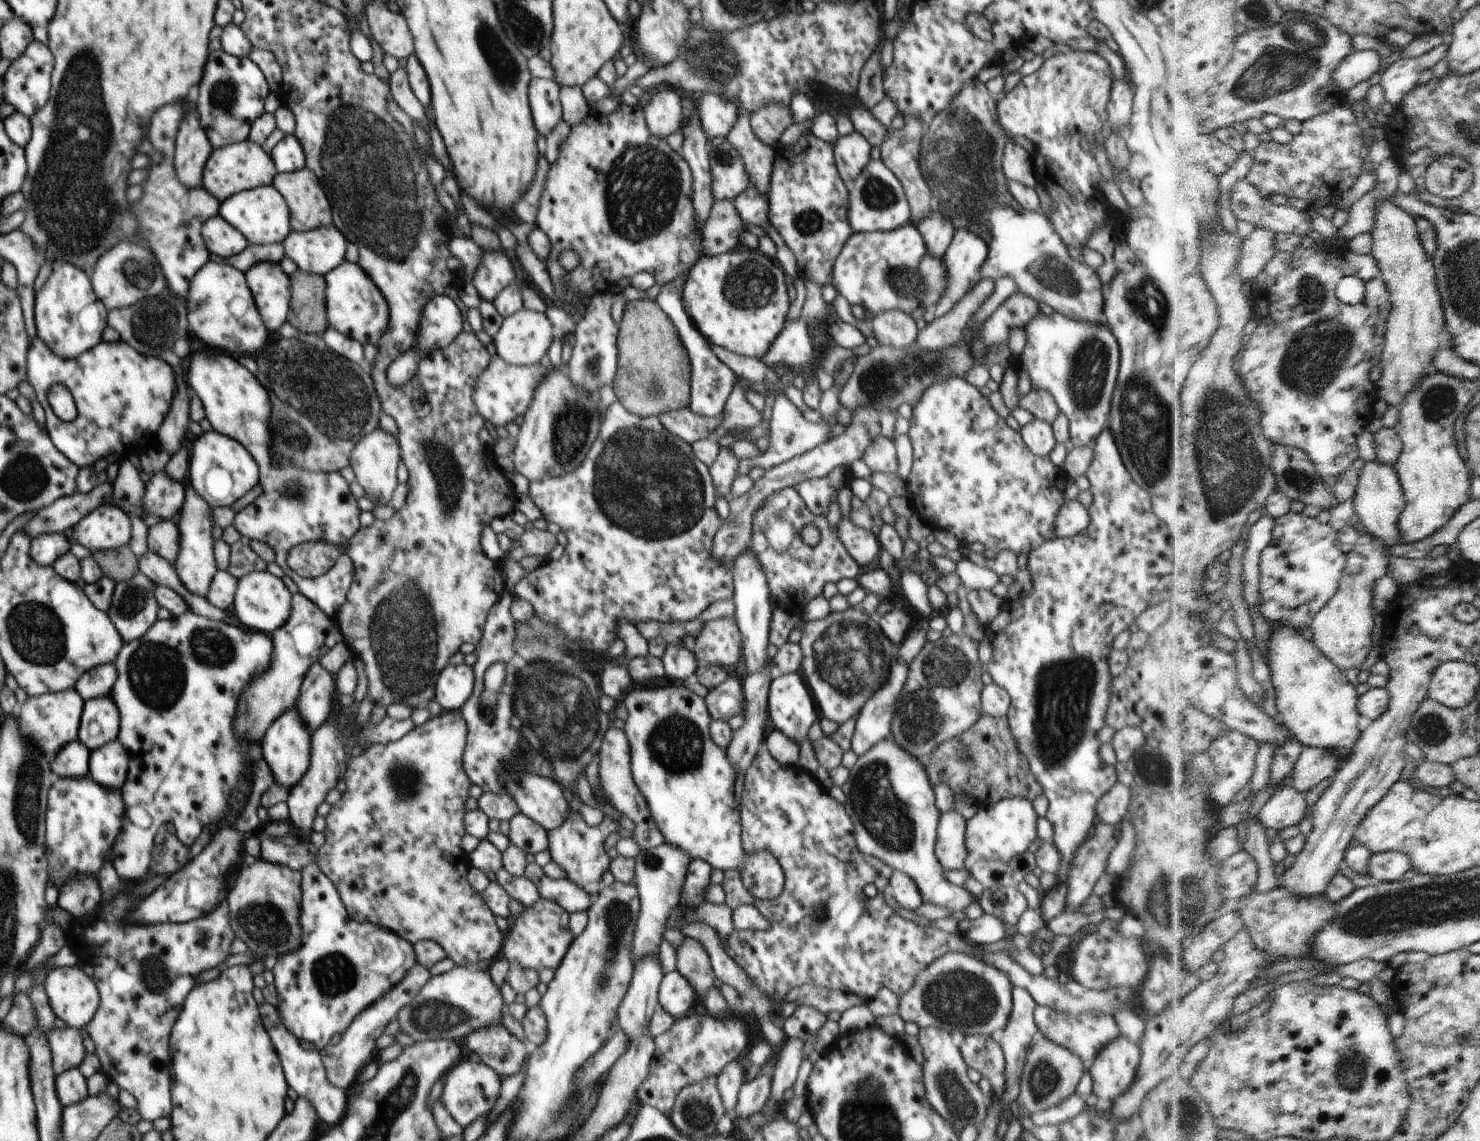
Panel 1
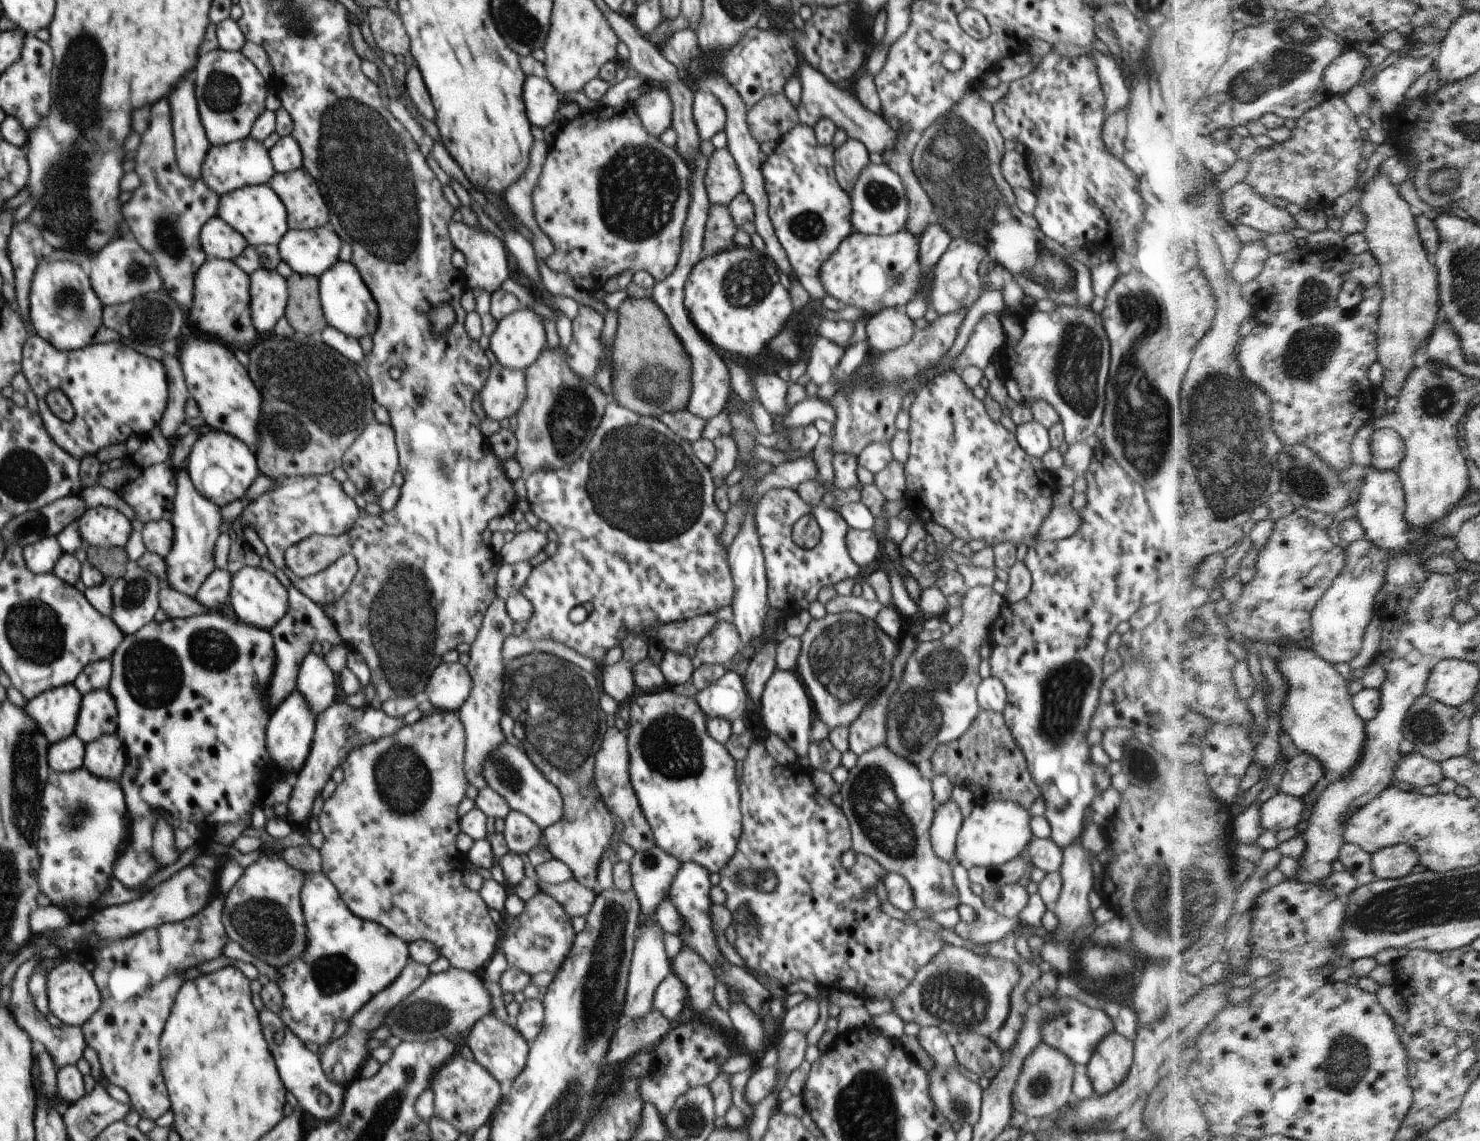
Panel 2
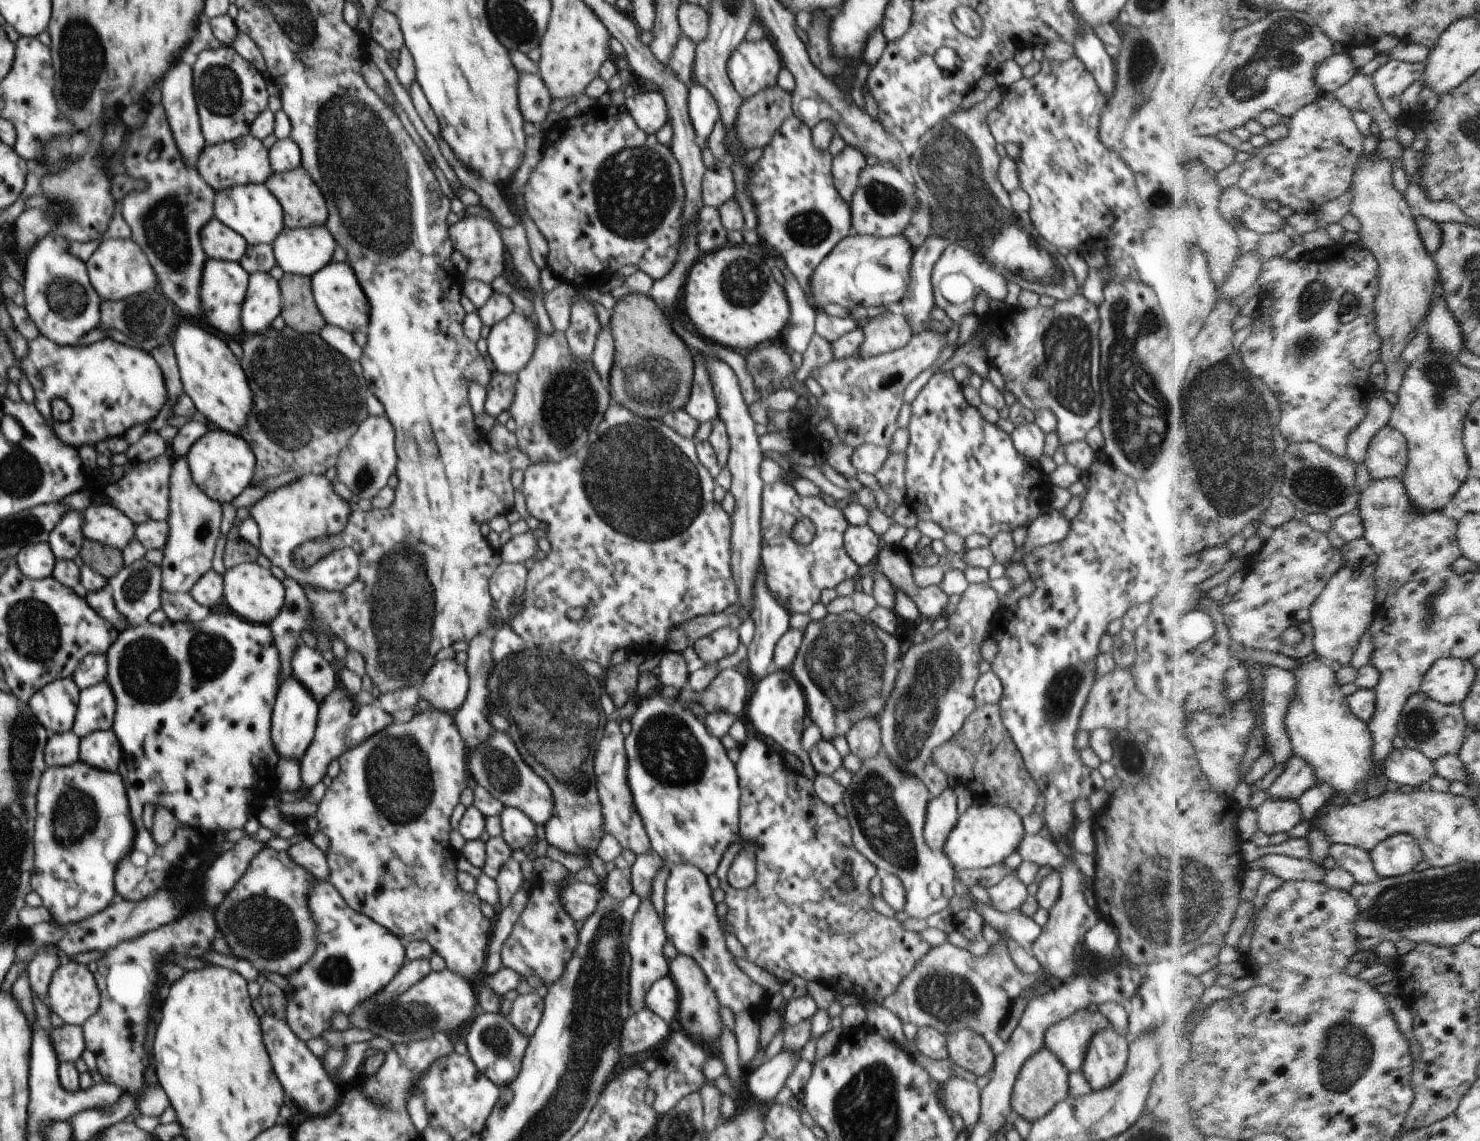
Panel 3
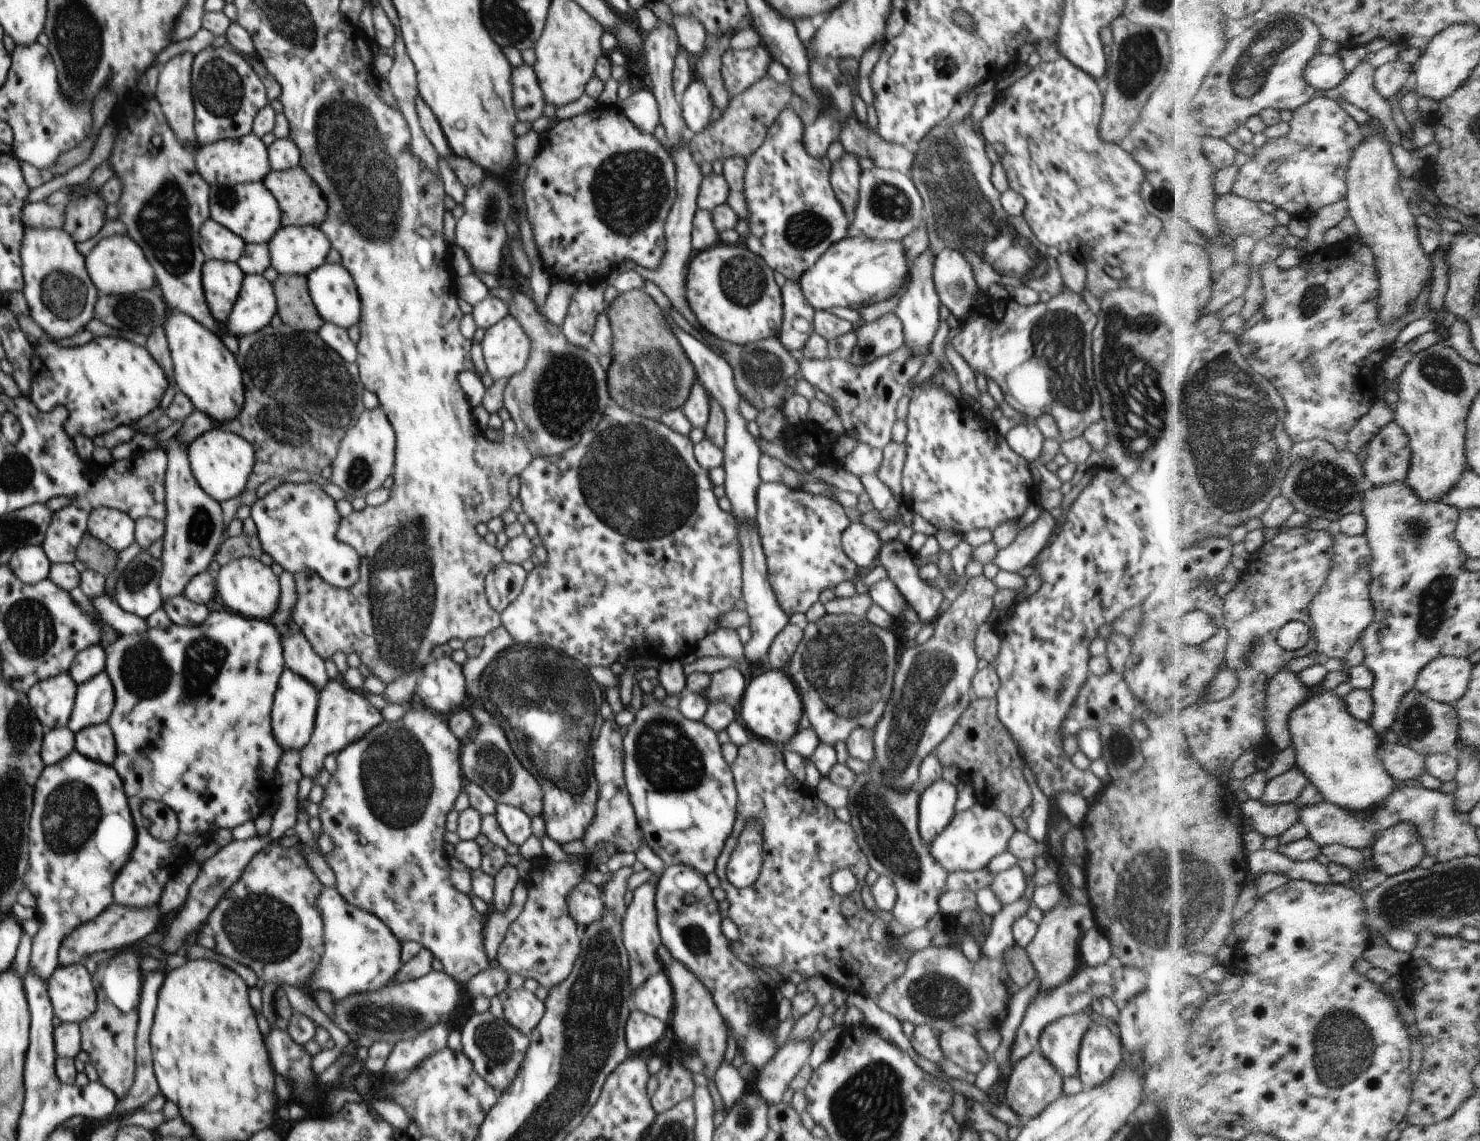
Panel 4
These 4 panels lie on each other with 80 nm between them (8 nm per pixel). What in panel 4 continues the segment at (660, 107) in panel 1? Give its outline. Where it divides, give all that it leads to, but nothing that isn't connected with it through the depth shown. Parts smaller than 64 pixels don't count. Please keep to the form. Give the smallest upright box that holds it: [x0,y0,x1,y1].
[617,90,661,134]

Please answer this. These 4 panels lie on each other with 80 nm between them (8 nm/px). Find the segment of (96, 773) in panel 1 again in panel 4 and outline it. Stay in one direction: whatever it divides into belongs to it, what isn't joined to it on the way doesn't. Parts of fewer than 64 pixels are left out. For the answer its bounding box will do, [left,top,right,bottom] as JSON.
[74,724,117,766]

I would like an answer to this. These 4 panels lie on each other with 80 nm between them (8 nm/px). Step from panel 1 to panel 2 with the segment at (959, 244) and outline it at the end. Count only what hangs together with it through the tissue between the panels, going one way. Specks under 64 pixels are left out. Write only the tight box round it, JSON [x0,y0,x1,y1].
[928,237,989,316]

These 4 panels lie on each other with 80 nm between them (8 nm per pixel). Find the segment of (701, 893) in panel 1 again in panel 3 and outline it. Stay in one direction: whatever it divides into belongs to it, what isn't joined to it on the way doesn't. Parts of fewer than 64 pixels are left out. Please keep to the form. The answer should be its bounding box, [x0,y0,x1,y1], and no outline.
[664,863,769,1015]

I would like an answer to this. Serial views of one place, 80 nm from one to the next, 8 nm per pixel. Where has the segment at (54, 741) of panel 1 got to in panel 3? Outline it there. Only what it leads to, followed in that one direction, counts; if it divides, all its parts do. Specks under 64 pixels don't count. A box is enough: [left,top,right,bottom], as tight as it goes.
[29,678,80,734]

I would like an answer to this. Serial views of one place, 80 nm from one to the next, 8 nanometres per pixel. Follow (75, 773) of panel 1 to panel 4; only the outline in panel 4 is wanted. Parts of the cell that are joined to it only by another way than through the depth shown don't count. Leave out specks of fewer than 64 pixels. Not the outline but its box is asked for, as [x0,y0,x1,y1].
[41,726,75,766]

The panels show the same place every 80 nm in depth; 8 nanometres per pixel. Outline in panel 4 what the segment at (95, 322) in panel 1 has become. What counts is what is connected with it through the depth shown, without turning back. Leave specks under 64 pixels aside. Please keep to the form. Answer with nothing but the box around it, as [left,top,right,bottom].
[20,227,100,341]

